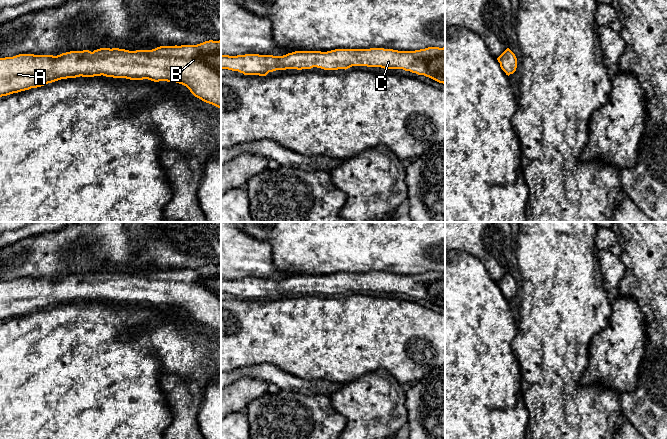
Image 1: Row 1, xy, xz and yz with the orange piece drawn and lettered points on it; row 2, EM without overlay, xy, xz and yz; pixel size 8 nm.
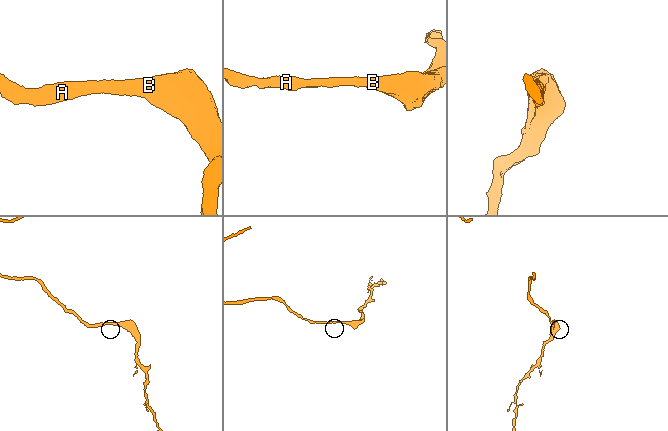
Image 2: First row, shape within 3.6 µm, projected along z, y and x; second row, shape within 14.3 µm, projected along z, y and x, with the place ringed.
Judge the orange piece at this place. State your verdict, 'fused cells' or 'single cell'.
single cell

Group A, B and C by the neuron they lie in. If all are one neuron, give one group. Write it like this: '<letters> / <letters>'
A B C

